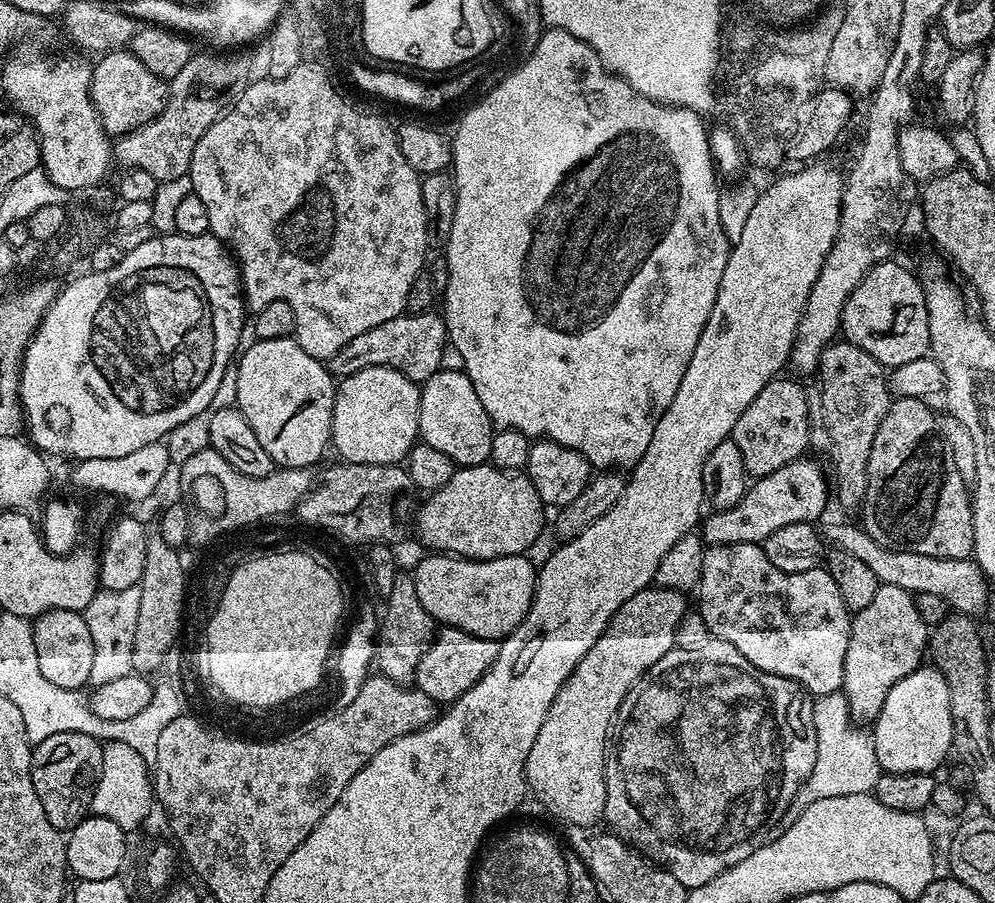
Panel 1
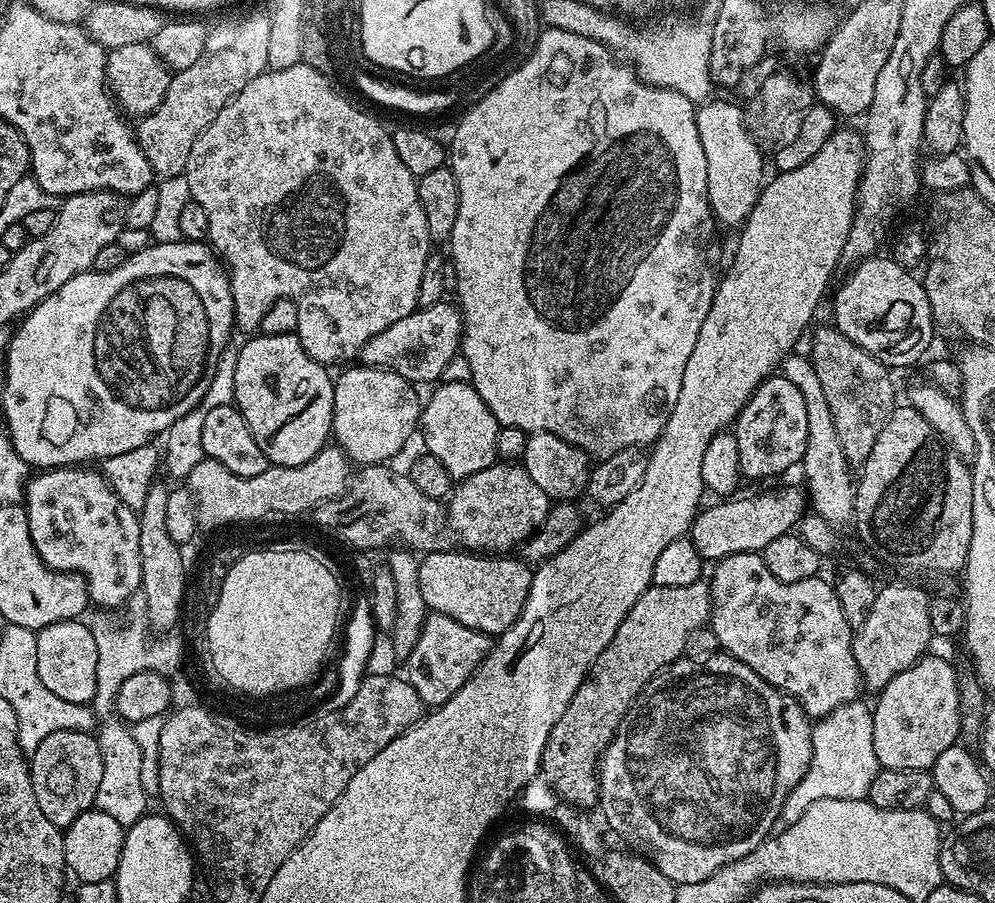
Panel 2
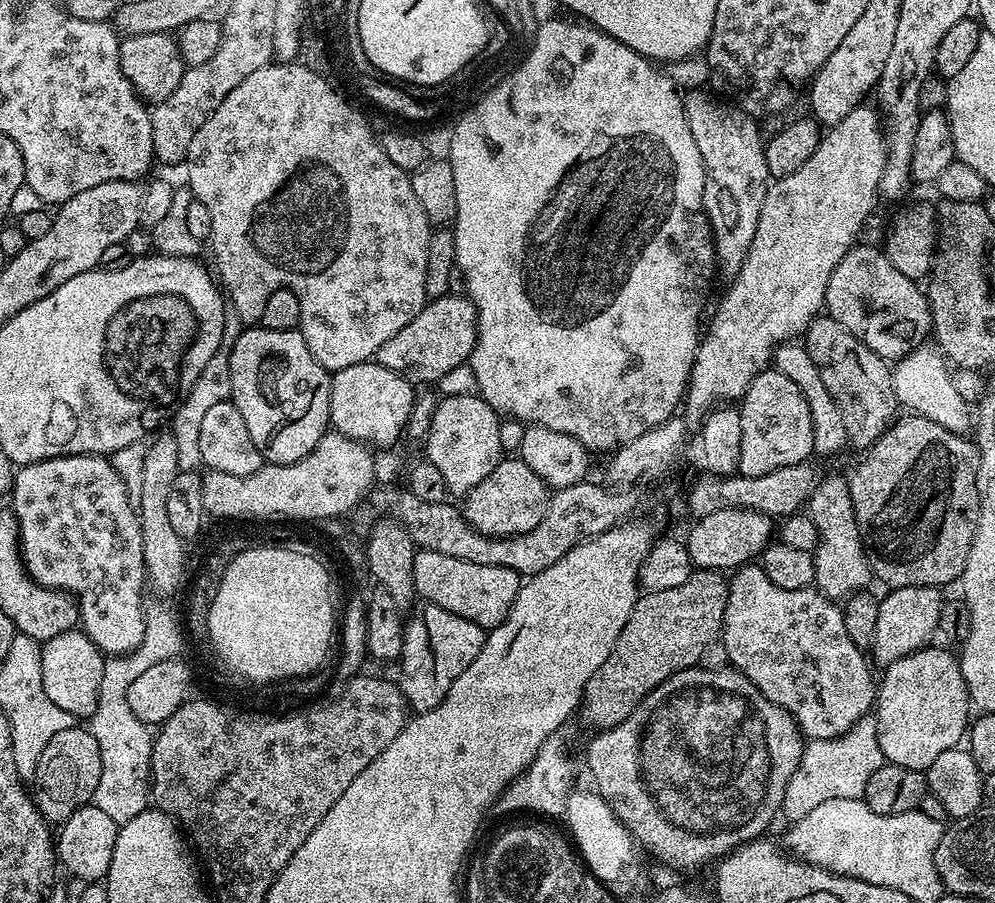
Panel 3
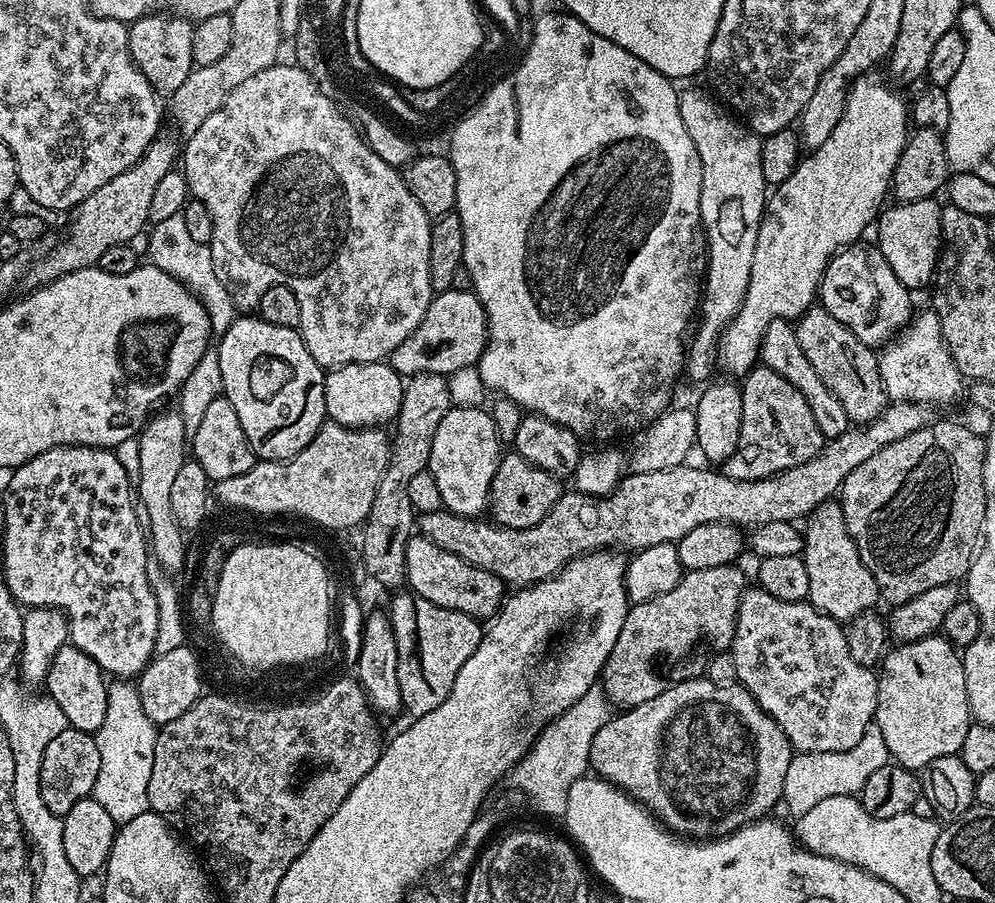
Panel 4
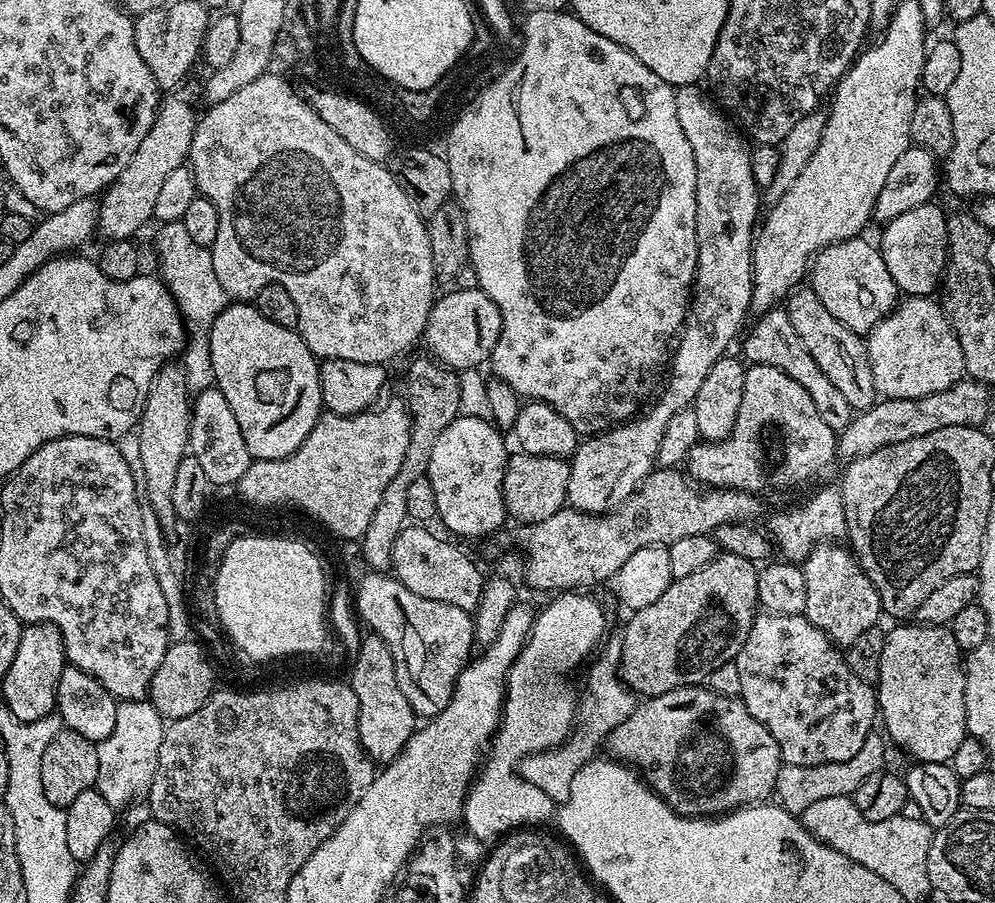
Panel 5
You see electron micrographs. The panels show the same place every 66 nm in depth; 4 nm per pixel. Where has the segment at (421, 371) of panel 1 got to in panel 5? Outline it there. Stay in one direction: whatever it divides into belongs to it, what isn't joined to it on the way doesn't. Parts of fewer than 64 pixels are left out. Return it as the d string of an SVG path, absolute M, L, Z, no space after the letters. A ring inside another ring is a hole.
M456 288L439 297L432 305L432 313L424 327L422 344L441 364L453 370L480 368L491 361L492 351L502 334L502 314L498 306L481 288Z

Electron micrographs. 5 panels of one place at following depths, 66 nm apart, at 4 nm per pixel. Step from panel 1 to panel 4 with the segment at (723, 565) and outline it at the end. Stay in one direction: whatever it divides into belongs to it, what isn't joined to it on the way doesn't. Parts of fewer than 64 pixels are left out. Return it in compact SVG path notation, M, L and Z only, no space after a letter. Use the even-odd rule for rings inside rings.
M759 586L749 587L740 599L730 653L736 680L756 699L758 706L778 722L782 734L786 734L797 753L850 750L858 746L867 728L874 724L877 673L850 658L850 646L846 646L846 631L841 621L822 614L807 600L786 602L774 598L774 594L766 594Z

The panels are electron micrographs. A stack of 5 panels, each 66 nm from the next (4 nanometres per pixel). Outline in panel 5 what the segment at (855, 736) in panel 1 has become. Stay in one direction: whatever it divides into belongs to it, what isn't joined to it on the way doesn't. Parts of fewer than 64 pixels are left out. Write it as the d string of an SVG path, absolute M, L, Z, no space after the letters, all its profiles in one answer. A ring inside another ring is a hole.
M873 732L868 736L862 749L854 758L842 763L823 763L822 766L794 766L793 764L783 765L779 772L776 783L776 798L780 806L788 813L795 816L802 816L811 803L819 799L832 797L851 797L855 795L858 786L876 772L884 767L886 758L885 739L879 733Z

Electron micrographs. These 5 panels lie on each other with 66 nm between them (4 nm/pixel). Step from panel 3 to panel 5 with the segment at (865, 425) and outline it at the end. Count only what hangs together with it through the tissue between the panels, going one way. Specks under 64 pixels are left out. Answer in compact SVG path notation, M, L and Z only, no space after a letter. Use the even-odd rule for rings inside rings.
M800 286L787 297L786 311L794 330L798 330L798 338L802 338L802 346L810 350L814 362L838 386L838 391L850 402L853 410L871 408L878 399L878 393L874 386L874 374L870 370L870 358L868 357L868 345L862 339L861 333L851 332L826 306L822 306L818 294L810 286Z

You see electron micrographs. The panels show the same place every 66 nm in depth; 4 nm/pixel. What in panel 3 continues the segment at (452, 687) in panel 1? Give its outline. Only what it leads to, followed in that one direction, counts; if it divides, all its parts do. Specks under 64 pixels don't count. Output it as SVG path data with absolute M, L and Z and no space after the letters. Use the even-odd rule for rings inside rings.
M425 603L420 607L424 608L417 607L411 613L413 616L407 617L404 651L398 661L400 690L408 701L409 709L416 714L434 710L434 706L447 698L450 686L458 682L462 670L466 670L466 666L478 658L486 635L485 629L479 628L473 620L458 618L458 614L442 610L442 606Z

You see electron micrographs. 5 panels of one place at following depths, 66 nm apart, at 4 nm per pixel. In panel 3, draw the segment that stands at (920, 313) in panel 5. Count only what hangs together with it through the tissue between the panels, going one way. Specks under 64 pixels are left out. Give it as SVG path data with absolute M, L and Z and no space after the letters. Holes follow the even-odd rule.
M921 346L895 361L892 368L892 385L896 395L897 405L909 413L930 418L930 422L938 422L951 432L967 433L974 424L974 412L970 401L958 394L953 373L948 373L950 364L935 347Z

